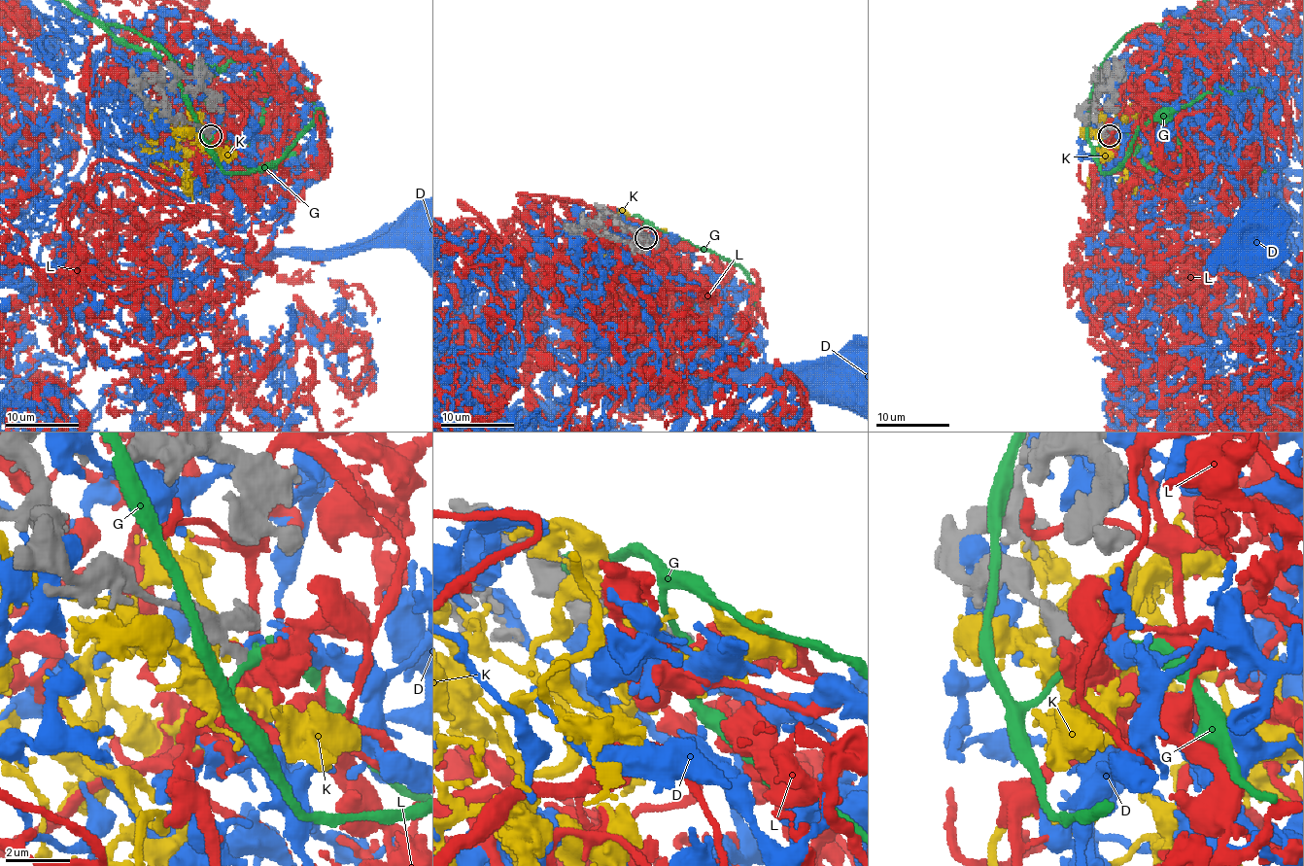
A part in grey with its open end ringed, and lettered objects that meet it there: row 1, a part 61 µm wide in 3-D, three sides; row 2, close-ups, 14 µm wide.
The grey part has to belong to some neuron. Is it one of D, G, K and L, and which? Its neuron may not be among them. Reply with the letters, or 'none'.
L

